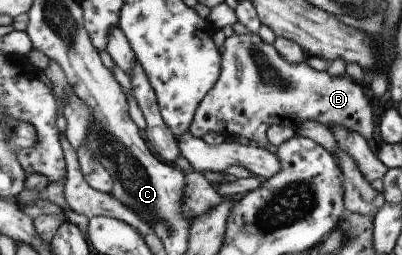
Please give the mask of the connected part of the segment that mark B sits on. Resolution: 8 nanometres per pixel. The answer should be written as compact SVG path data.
M236 33L227 37L221 48L221 72L215 86L197 107L191 122L193 136L203 138L208 132L224 136L247 138L261 148L267 148L267 131L272 124L299 130L303 122L315 120L329 128L343 126L365 140L374 132L374 112L363 88L347 74L331 76L327 71L311 68L306 60L289 64L258 34Z

